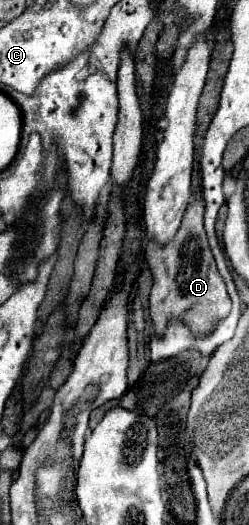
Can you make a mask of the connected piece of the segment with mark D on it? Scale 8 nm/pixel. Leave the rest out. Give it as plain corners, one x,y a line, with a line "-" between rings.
199,194
189,204
173,242
169,242
167,246
153,246
153,242
149,242
145,250
145,260
153,276
153,286
149,294
149,314
157,336
167,330
171,318
179,318
195,338
211,334
217,322
227,318
231,302
225,290
225,282
221,274
217,274
213,254
207,244
203,228
203,198

